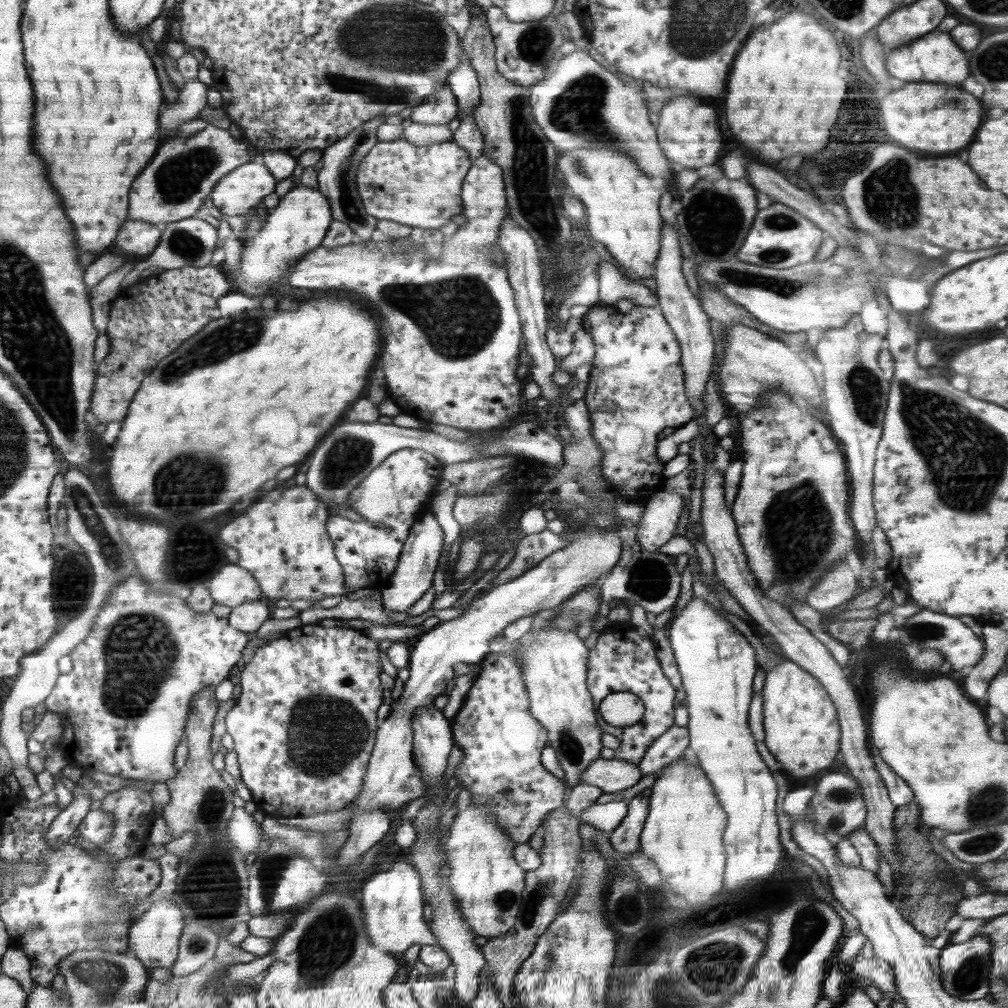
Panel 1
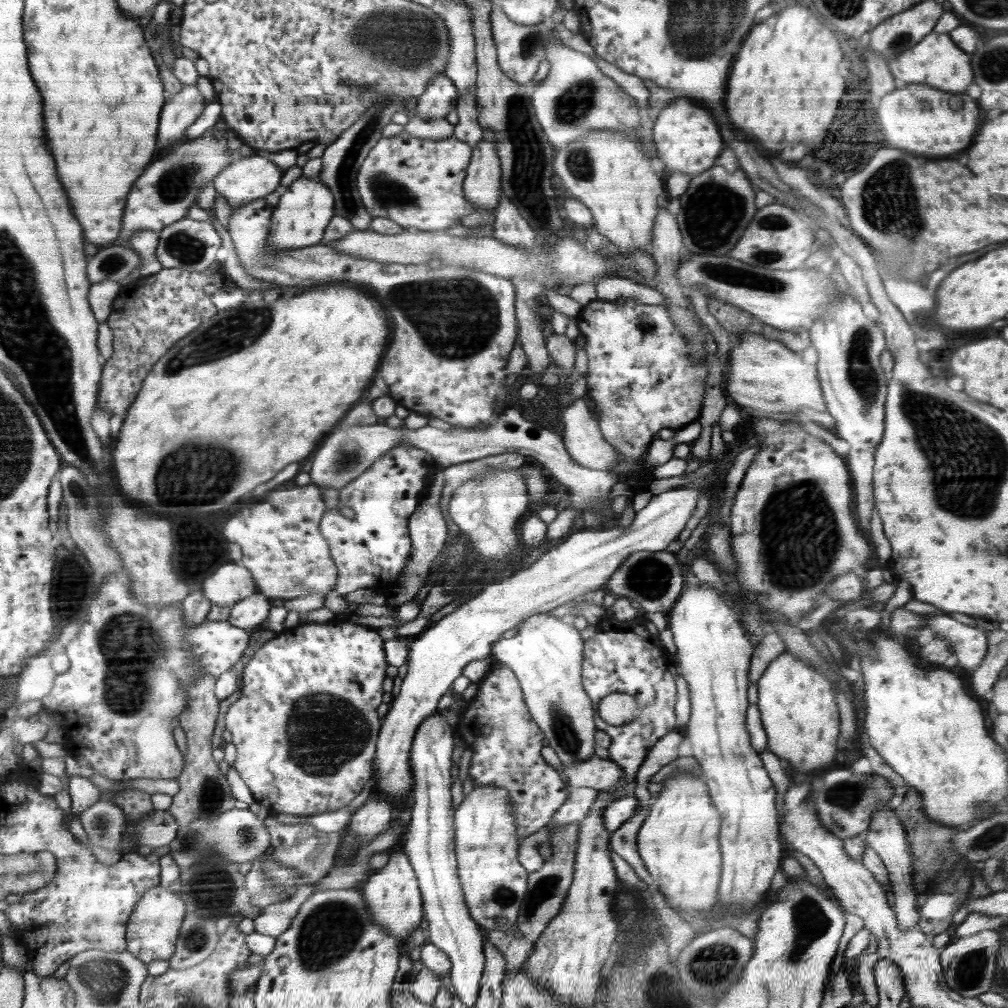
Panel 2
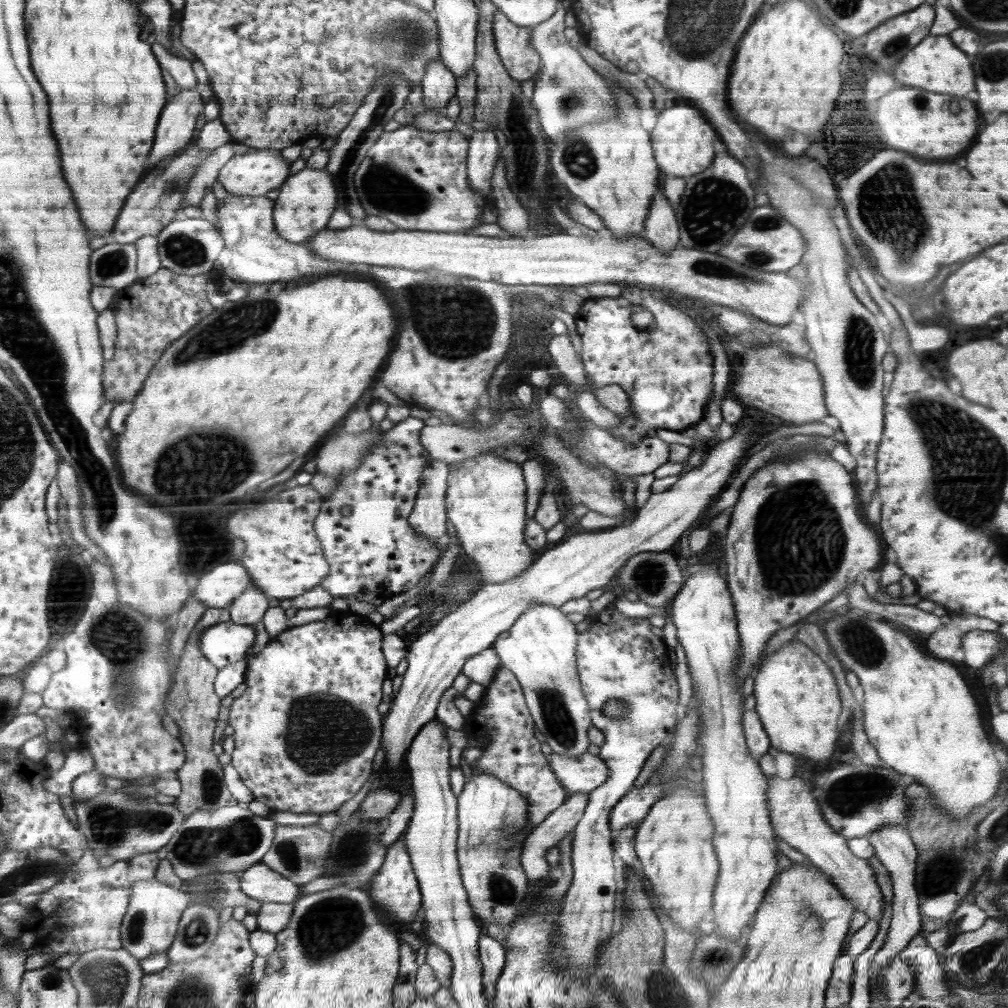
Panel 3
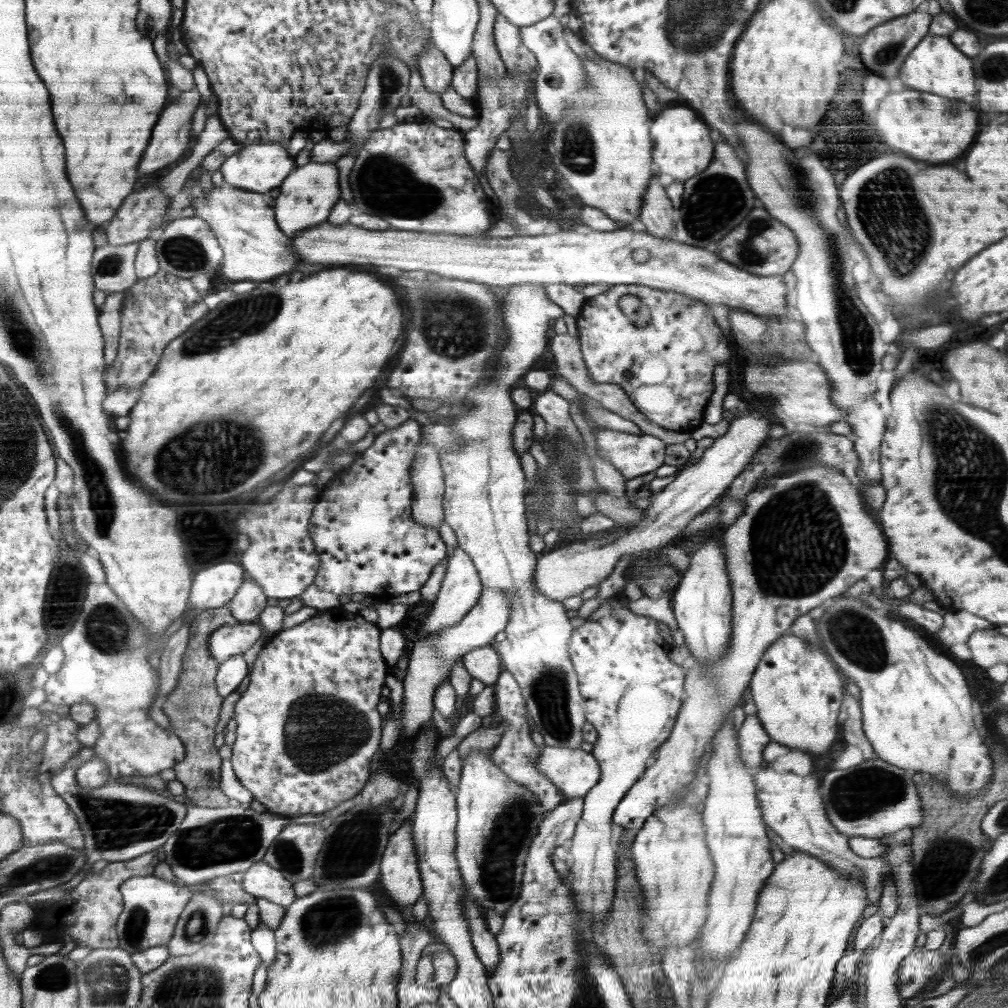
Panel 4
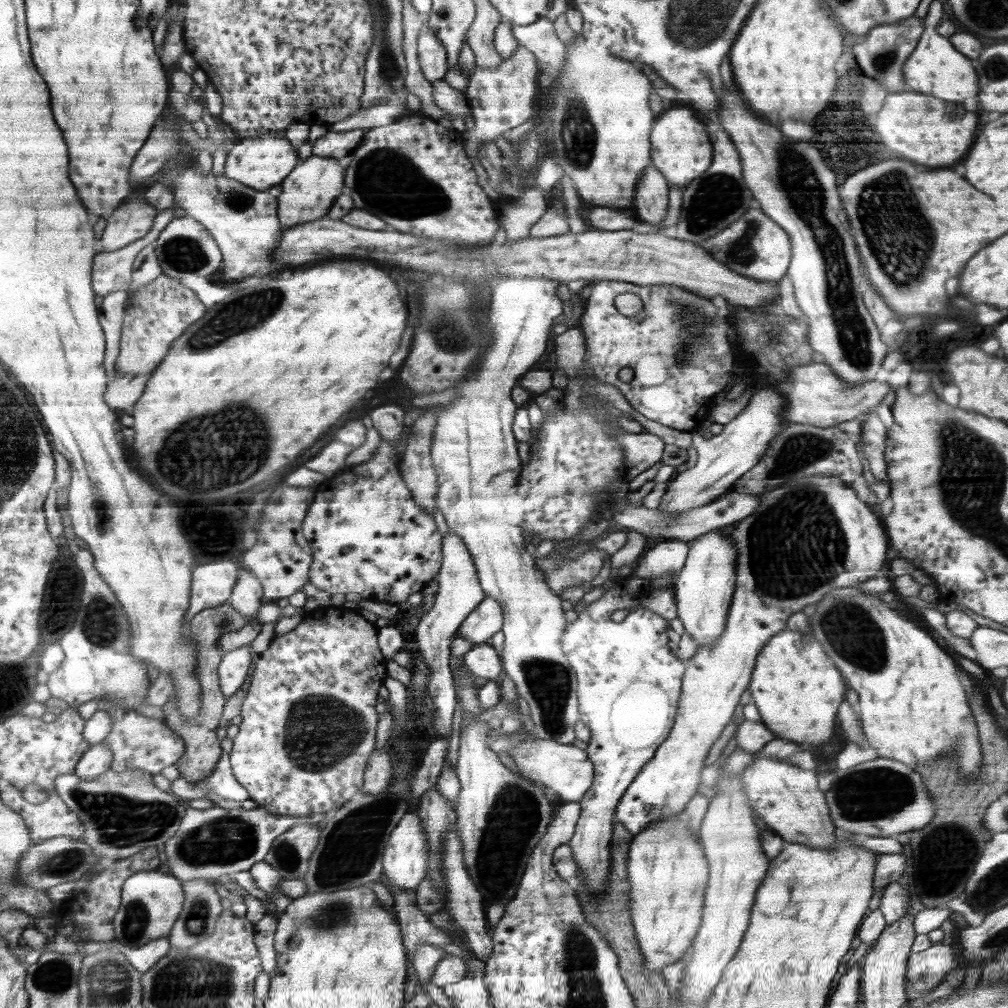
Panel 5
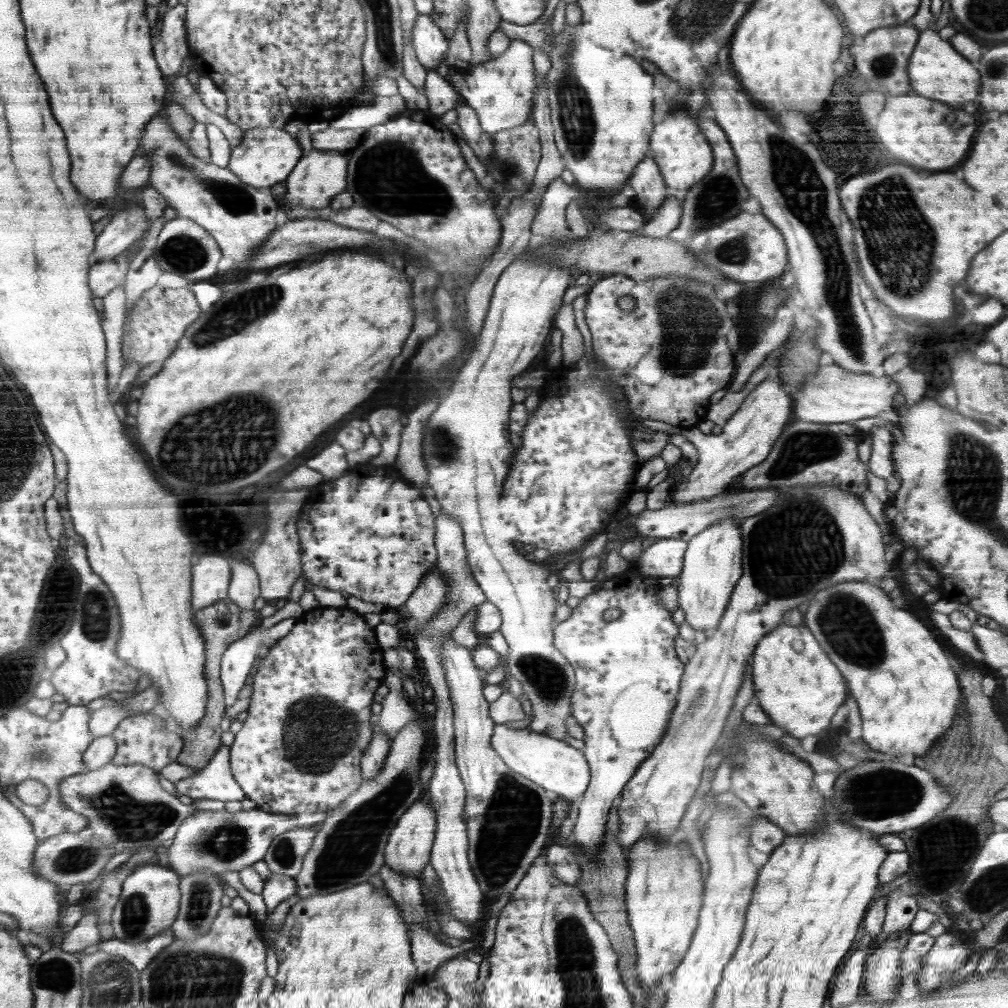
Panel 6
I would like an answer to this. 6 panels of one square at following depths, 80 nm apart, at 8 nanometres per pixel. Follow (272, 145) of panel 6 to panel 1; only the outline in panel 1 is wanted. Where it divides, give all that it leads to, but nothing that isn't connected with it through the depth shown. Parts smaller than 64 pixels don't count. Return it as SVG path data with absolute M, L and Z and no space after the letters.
M262 156L241 165L218 182L210 195L212 205L225 217L246 215L262 204L262 198L275 192L276 178Z

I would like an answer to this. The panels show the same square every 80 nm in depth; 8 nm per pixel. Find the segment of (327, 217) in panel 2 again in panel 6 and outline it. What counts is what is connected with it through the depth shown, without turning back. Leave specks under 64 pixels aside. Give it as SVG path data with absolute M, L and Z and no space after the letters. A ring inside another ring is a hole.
M312 150L307 156L303 156L294 172L287 178L286 193L283 195L287 206L283 210L289 220L302 219L306 214L306 208L326 208L332 200L347 189L347 170L350 160L347 152L337 150ZM302 212L302 214L300 214Z

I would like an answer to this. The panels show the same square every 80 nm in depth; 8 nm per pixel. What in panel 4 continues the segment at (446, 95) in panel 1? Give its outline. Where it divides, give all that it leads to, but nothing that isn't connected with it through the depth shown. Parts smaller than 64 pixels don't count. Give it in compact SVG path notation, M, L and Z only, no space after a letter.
M433 44L421 54L418 68L428 92L440 95L451 87L455 68Z

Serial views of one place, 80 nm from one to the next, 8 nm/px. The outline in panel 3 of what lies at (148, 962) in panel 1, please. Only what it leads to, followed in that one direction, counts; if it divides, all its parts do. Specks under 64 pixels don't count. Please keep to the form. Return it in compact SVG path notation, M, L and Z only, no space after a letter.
M156 880L132 885L127 911L120 923L122 949L142 959L155 952L167 952L177 936L178 920L188 908L190 896Z

